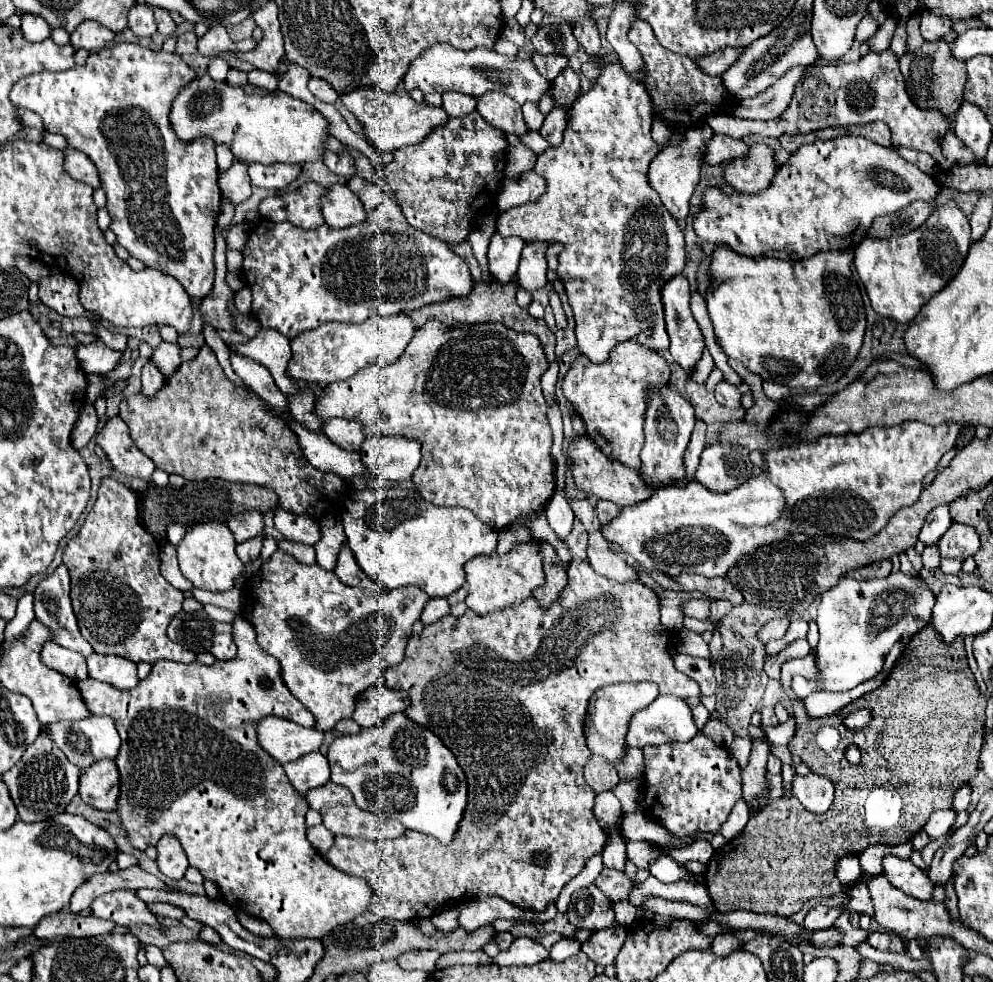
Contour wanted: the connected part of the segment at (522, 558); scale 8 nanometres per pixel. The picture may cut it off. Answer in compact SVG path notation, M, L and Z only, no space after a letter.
M529 539L525 543L515 545L509 553L505 555L481 555L481 557L473 557L471 561L467 561L467 587L469 587L469 595L467 595L467 607L473 609L475 613L491 613L495 609L503 609L509 605L515 605L517 601L525 601L533 589L541 587L545 583L545 573L543 573L543 559L539 555L539 541Z

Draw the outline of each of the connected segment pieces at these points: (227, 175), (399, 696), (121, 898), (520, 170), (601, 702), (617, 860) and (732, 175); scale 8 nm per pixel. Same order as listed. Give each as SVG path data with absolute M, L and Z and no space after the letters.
M233 161L233 165L219 175L219 187L223 199L231 205L239 205L251 197L251 183L247 175L247 165L241 161Z
M373 685L357 697L357 709L353 719L361 727L375 727L391 713L405 711L409 707L409 697L405 691L395 691L385 685Z
M113 891L105 893L103 897L97 897L91 905L93 915L101 919L111 919L117 925L129 927L133 925L153 925L157 931L163 933L163 925L157 921L157 917L151 911L145 911L147 905L137 897L135 891Z
M517 143L517 145L507 147L505 159L507 159L505 175L509 179L515 179L515 177L521 177L523 173L533 169L533 165L537 161L537 155L531 149L527 149L523 143Z
M615 683L615 685L607 685L599 689L597 693L593 693L589 701L587 717L585 717L585 737L587 737L587 745L591 753L597 753L611 763L623 757L625 733L627 733L631 715L651 705L657 697L659 697L659 689L653 683Z
M611 833L611 839L607 841L605 851L603 851L603 863L605 863L605 867L623 871L623 867L625 867L625 839Z
M765 143L751 145L749 155L733 159L725 165L723 177L739 193L757 193L771 185L775 175L775 153Z

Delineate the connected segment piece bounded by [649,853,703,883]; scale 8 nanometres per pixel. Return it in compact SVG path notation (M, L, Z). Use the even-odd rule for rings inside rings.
M667 853L657 857L657 861L653 861L653 865L649 865L649 873L663 883L675 883L675 881L701 883L703 881L703 877L695 877L683 863L669 857Z

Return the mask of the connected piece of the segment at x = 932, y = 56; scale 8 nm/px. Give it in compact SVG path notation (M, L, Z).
M941 39L923 43L917 51L905 53L899 59L899 65L901 65L901 73L907 83L907 93L917 107L921 107L925 111L937 109L939 113L943 113L947 117L957 113L957 109L963 103L963 87L967 81L967 73L965 73L965 63L951 55L949 43L945 43Z

